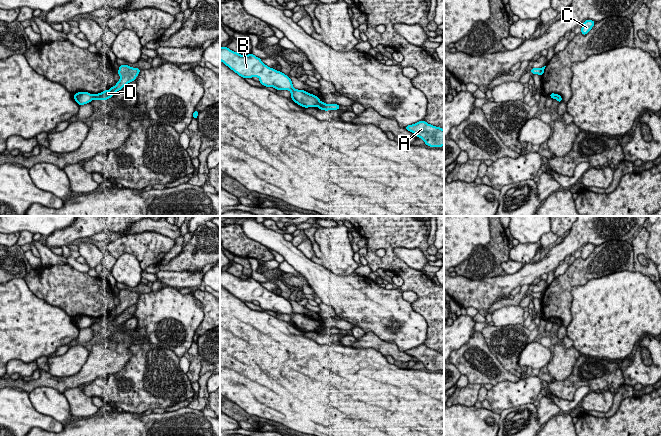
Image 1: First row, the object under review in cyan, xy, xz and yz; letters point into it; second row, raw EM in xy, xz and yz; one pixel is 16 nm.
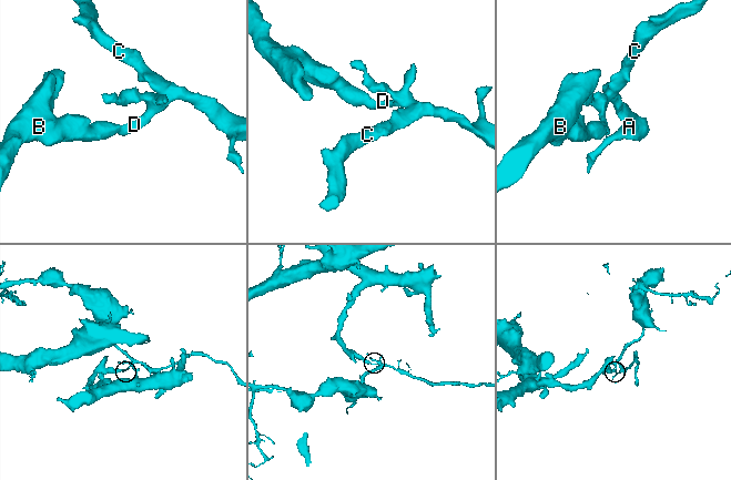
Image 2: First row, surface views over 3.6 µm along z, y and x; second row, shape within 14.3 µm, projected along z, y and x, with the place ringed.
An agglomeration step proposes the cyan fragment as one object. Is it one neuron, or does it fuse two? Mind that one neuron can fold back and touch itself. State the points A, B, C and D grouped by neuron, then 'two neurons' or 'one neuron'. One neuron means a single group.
A C D / B | two neurons

